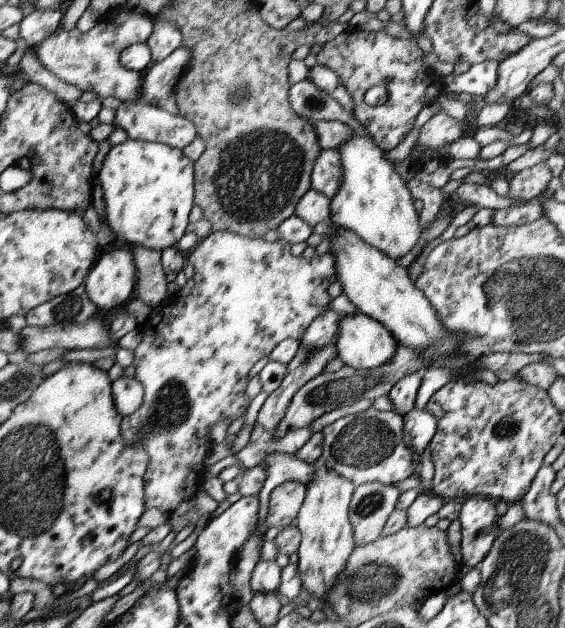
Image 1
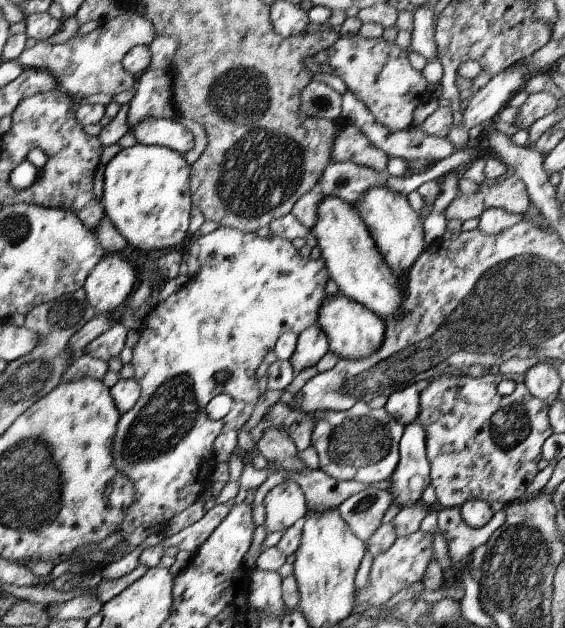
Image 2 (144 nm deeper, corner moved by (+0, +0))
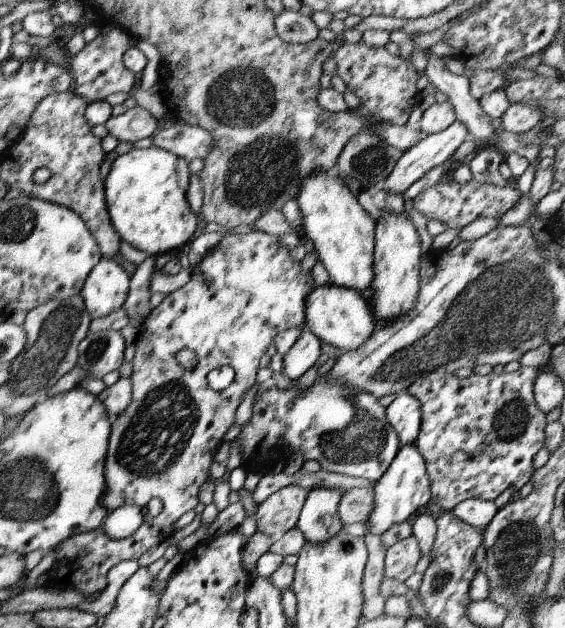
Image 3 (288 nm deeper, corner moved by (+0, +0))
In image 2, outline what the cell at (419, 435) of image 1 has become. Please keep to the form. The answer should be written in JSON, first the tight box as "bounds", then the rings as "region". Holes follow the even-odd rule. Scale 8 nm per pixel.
{"bounds":[389,420,431,508],"region":[[[415,420],[403,428],[399,442],[399,462],[395,472],[389,476],[389,494],[391,504],[399,508],[413,506],[421,502],[421,492],[431,484],[431,464],[427,462],[425,452],[425,430]]]}

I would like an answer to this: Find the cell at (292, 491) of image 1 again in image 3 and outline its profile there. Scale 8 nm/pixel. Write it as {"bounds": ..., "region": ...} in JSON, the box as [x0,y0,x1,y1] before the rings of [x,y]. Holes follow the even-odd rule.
{"bounds":[255,486,307,538],"region":[[[285,486],[273,492],[255,512],[255,528],[261,534],[279,538],[297,526],[301,508],[307,500],[307,490],[301,486]]]}

